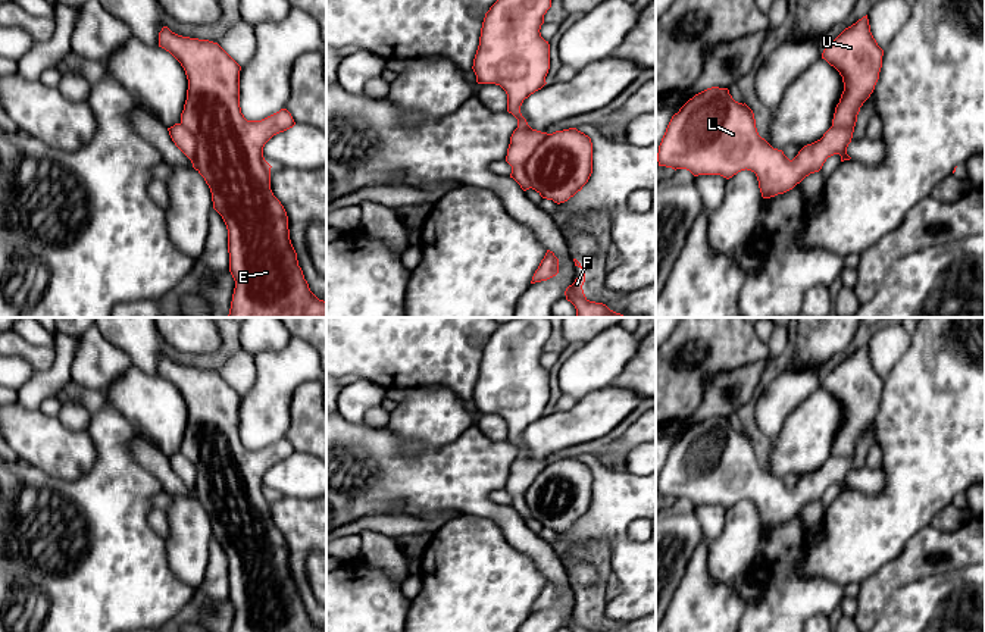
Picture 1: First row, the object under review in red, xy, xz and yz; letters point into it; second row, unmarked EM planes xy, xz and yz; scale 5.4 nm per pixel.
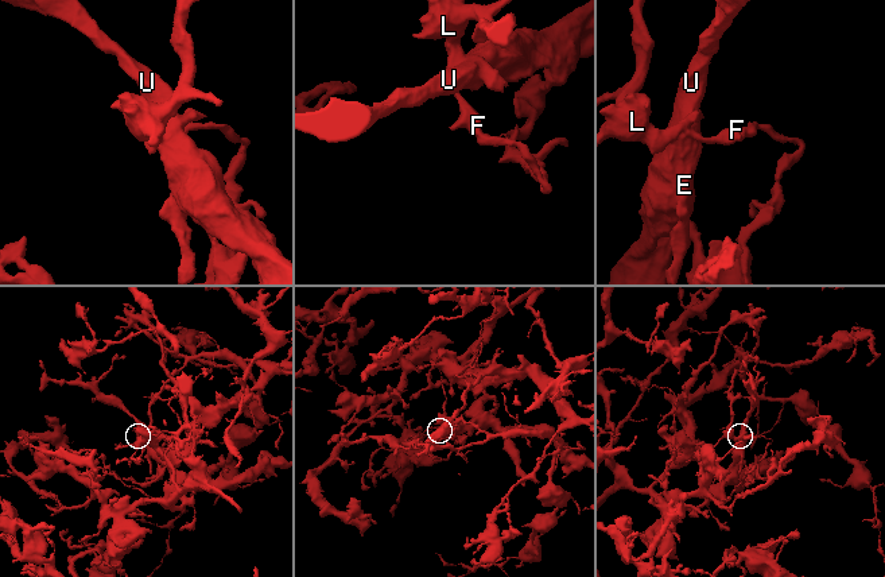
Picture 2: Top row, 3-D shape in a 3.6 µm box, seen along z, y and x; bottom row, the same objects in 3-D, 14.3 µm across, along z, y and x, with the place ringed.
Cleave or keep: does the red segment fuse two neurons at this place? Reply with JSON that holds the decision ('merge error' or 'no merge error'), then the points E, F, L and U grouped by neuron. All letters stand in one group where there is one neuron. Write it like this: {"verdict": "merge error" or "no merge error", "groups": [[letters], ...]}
{"verdict": "merge error", "groups": [["E", "F", "U"], ["L"]]}

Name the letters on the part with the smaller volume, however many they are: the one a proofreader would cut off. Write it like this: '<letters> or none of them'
L

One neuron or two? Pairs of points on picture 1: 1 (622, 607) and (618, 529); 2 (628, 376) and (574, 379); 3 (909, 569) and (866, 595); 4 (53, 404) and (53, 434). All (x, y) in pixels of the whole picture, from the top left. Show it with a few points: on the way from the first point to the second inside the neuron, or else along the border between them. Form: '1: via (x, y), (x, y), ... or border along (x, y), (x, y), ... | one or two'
1: via (629, 588), (629, 560), (622, 548) | one
2: border along (637, 349), (612, 382) | two
3: via (898, 572), (876, 590) | one
4: border along (38, 409), (56, 418) | two

